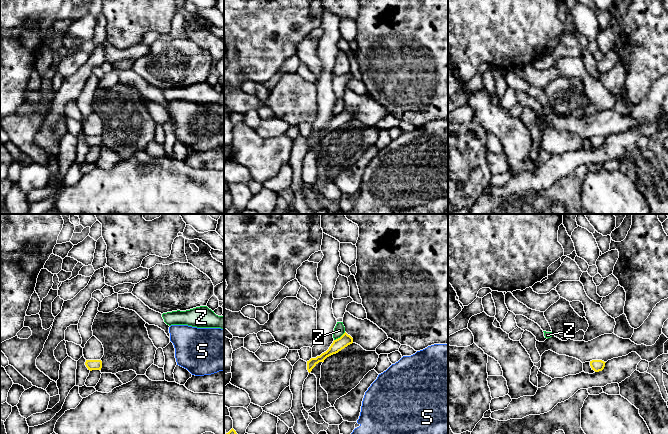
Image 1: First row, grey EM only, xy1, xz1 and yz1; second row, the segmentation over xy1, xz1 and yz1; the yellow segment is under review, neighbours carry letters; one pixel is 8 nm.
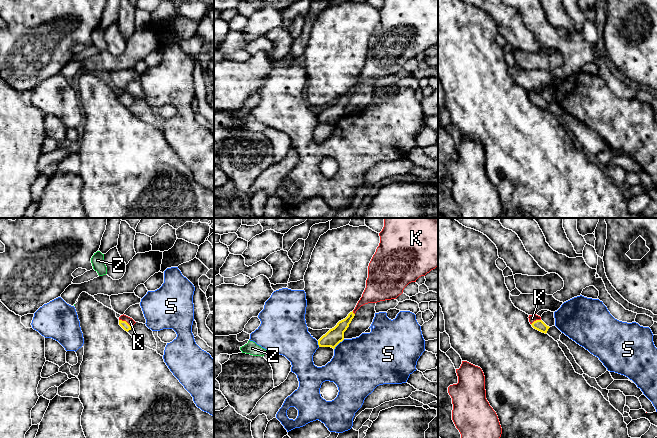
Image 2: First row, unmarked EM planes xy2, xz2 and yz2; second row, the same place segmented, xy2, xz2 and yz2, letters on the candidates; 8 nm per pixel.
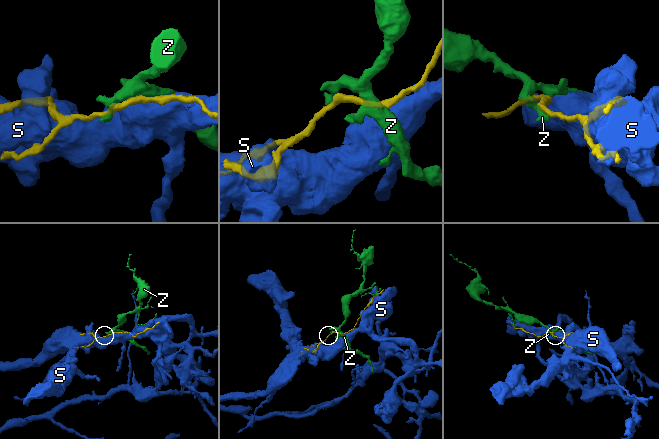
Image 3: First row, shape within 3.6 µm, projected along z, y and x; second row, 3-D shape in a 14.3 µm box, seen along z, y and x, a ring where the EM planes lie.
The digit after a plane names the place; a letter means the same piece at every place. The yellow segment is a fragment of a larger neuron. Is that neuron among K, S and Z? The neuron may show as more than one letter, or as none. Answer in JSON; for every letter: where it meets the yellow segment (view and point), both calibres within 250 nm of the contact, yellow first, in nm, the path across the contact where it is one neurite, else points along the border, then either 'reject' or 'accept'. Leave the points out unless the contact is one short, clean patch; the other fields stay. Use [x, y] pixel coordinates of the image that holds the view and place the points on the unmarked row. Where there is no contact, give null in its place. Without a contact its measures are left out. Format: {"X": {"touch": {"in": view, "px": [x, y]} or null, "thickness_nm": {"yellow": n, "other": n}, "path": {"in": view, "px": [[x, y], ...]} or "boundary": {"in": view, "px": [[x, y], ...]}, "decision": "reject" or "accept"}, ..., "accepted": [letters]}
{"K": {"touch": {"in": "xy2", "px": [125, 97]}, "thickness_nm": {"yellow": 60, "other": 60}, "path": {"in": "xy2", "px": [[123, 100], [125, 97], [130, 97]]}, "decision": "accept"}, "S": {"touch": {"in": "xz2", "px": [338, 119]}, "thickness_nm": {"yellow": 140, "other": 440}, "decision": "reject"}, "Z": {"touch": {"in": "xz1", "px": [340, 113]}, "thickness_nm": {"yellow": 90, "other": 90}, "decision": "reject"}, "accepted": ["K"]}

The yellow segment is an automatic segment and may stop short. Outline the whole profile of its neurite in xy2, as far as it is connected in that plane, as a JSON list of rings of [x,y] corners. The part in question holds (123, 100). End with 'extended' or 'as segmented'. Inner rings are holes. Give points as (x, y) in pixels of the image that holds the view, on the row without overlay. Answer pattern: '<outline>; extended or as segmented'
[[[124,90],[119,93],[119,101],[127,108],[131,106],[135,99],[136,98],[132,94]]]; extended

